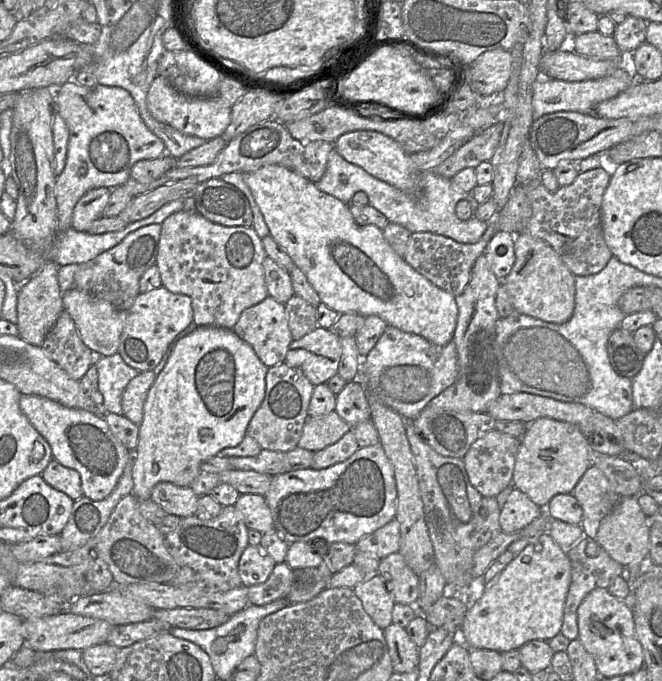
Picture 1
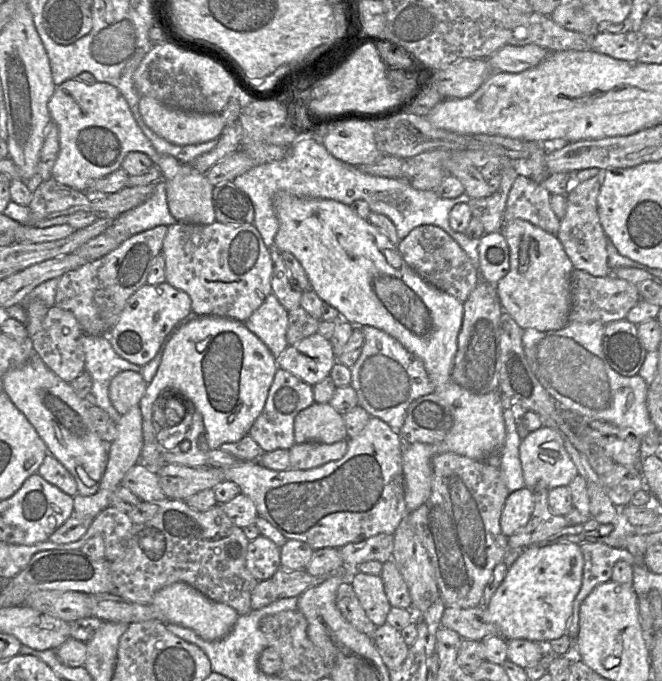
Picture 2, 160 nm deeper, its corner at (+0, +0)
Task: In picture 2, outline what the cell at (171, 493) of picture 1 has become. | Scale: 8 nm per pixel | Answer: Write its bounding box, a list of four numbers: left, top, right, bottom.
[122,463,165,503]

